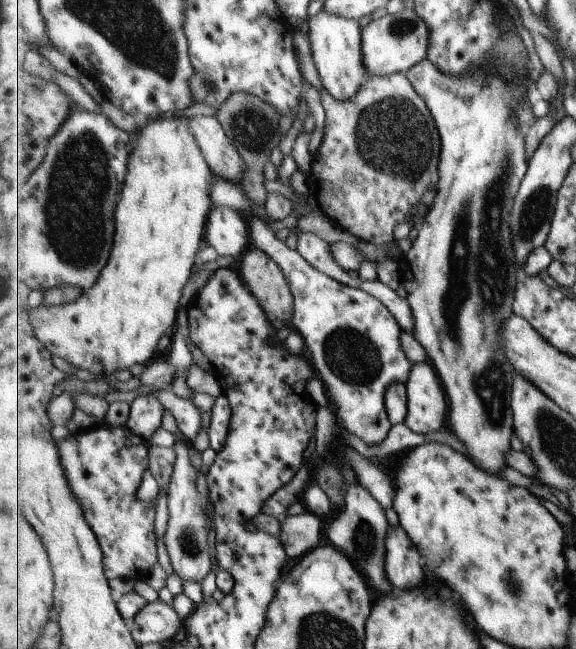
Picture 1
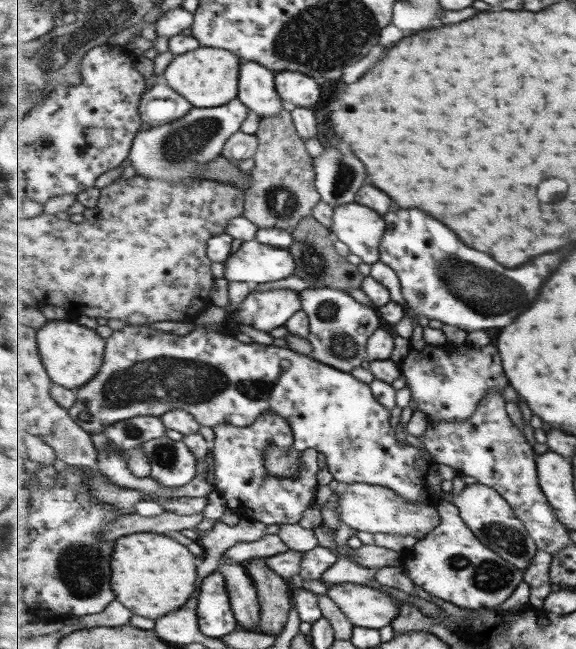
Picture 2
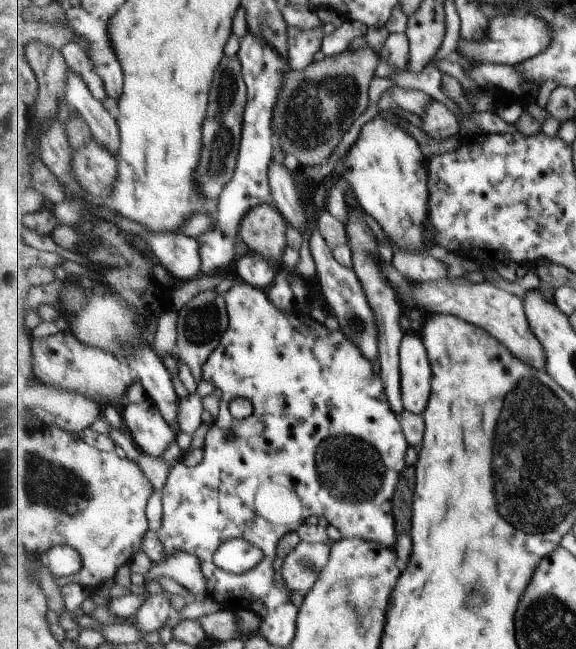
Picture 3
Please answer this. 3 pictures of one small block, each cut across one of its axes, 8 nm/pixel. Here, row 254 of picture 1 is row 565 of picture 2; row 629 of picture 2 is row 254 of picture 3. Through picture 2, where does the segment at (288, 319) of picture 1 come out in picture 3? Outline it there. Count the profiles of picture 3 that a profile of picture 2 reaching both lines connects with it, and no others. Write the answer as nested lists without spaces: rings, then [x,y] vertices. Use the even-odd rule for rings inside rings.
[[[265,202],[247,214],[239,228],[239,237],[243,238],[252,252],[263,255],[279,266],[284,262],[289,229],[290,223],[286,216],[274,204]]]

